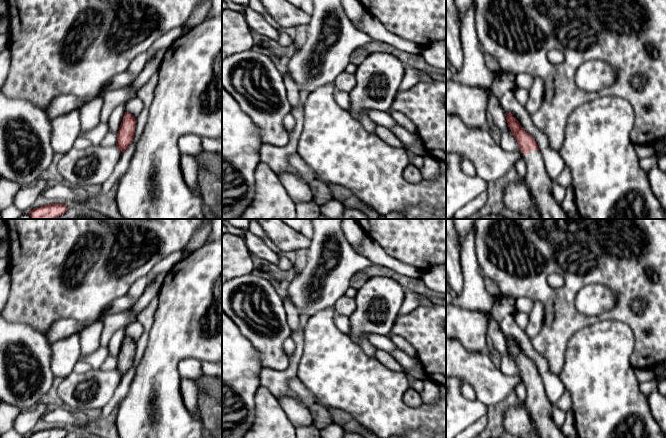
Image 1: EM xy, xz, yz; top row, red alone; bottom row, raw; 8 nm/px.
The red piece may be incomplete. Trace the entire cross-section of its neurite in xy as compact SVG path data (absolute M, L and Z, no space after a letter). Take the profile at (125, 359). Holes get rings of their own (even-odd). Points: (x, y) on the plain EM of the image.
M125 336L117 358L117 367L116 367L116 370L120 373L122 377L132 367L134 362L135 351L136 351L136 342L132 338Z

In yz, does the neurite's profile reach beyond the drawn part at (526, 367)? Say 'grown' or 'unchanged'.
grown

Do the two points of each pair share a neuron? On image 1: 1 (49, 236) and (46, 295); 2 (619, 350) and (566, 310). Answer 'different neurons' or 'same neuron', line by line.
1: same neuron
2: different neurons

